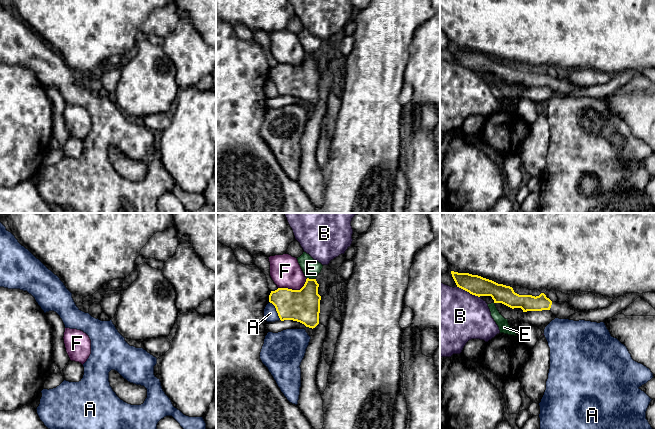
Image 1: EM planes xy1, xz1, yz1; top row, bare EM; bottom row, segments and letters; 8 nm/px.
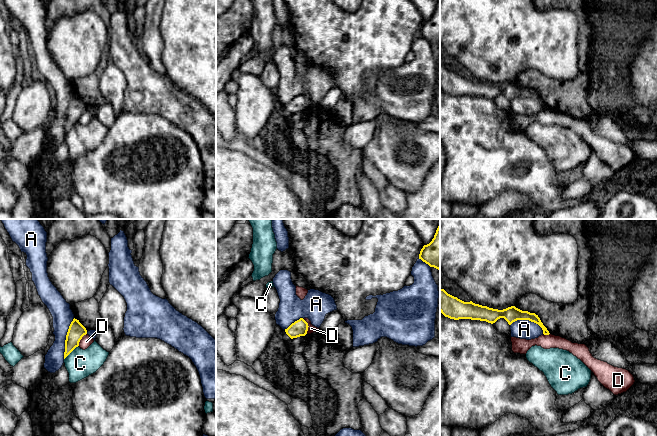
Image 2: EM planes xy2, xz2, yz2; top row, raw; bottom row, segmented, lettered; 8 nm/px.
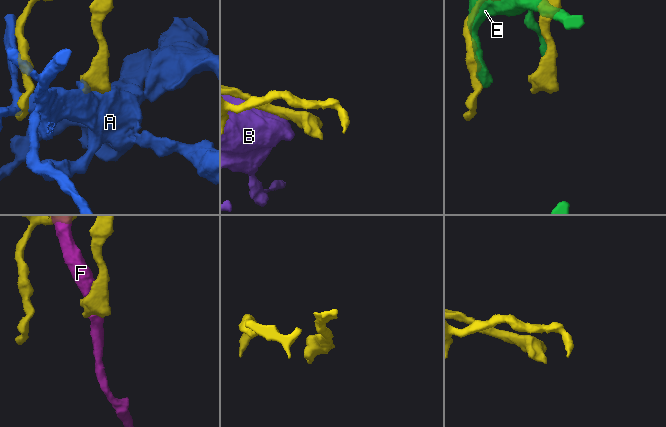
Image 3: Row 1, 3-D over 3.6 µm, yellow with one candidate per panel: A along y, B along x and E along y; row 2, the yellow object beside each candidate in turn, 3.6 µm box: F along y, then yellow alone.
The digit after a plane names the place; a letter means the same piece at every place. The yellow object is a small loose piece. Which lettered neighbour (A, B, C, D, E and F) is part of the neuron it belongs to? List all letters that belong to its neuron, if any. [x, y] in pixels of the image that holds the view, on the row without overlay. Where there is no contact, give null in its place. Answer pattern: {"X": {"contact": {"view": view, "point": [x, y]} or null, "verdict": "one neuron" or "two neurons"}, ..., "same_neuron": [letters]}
{"A": {"contact": {"view": "xy2", "point": [66, 114]}, "verdict": "two neurons"}, "B": {"contact": {"view": "yz1", "point": [468, 67]}, "verdict": "two neurons"}, "C": {"contact": {"view": "xy2", "point": [71, 127]}, "verdict": "two neurons"}, "D": {"contact": {"view": "xz2", "point": [308, 102]}, "verdict": "two neurons"}, "E": {"contact": {"view": "xz1", "point": [311, 55]}, "verdict": "two neurons"}, "F": {"contact": {"view": "xz1", "point": [294, 66]}, "verdict": "two neurons"}, "same_neuron": []}

